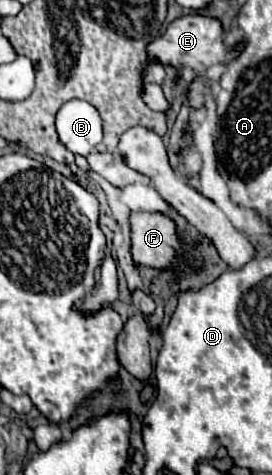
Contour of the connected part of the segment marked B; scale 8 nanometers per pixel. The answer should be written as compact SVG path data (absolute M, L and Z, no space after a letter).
M74 98L58 110L56 132L70 152L86 156L102 140L102 116L90 102Z

